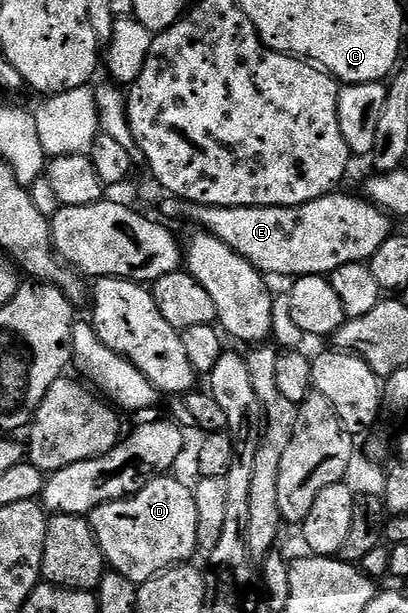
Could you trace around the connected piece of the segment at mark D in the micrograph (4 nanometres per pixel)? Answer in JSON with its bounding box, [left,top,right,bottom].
[88,476,197,584]

